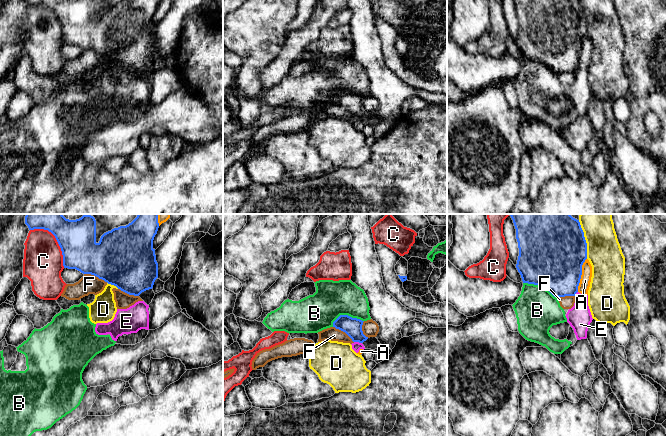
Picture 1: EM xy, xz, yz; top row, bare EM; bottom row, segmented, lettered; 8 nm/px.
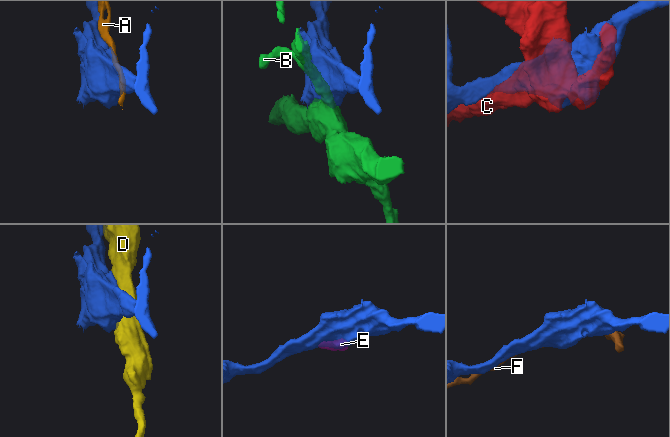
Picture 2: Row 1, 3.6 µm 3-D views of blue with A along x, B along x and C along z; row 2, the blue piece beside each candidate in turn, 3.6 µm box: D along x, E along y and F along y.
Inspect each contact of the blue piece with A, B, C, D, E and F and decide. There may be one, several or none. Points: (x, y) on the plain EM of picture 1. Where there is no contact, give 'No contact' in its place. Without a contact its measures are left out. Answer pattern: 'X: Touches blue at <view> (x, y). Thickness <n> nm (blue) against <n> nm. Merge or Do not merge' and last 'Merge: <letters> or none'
A: Touches blue at yz (581, 50). Thickness 460 nm (blue) against 90 nm. Do not merge
B: Touches blue at xz (346, 91). Thickness 150 nm (blue) against 300 nm. Do not merge
C: Touches blue at xy (56, 15). Thickness 300 nm (blue) against 320 nm. Do not merge
D: Touches blue at yz (585, 17). Thickness 460 nm (blue) against 280 nm. Do not merge
E: Touches blue at xz (358, 117). Thickness 150 nm (blue) against 80 nm. Do not merge
F: Touches blue at xy (96, 52). Thickness 440 nm (blue) against 160 nm. Do not merge
Merge: none

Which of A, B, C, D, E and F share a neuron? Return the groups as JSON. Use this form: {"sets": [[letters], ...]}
{"sets": [["A", "B", "E"], ["C"], ["D"], ["F"]]}

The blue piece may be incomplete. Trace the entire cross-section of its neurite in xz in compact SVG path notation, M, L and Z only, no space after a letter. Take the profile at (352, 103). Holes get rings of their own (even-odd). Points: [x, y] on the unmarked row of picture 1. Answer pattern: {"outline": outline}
{"outline": "M340 91L334 98L333 103L345 108L353 118L363 119L368 115L362 107L362 96L348 91Z"}

